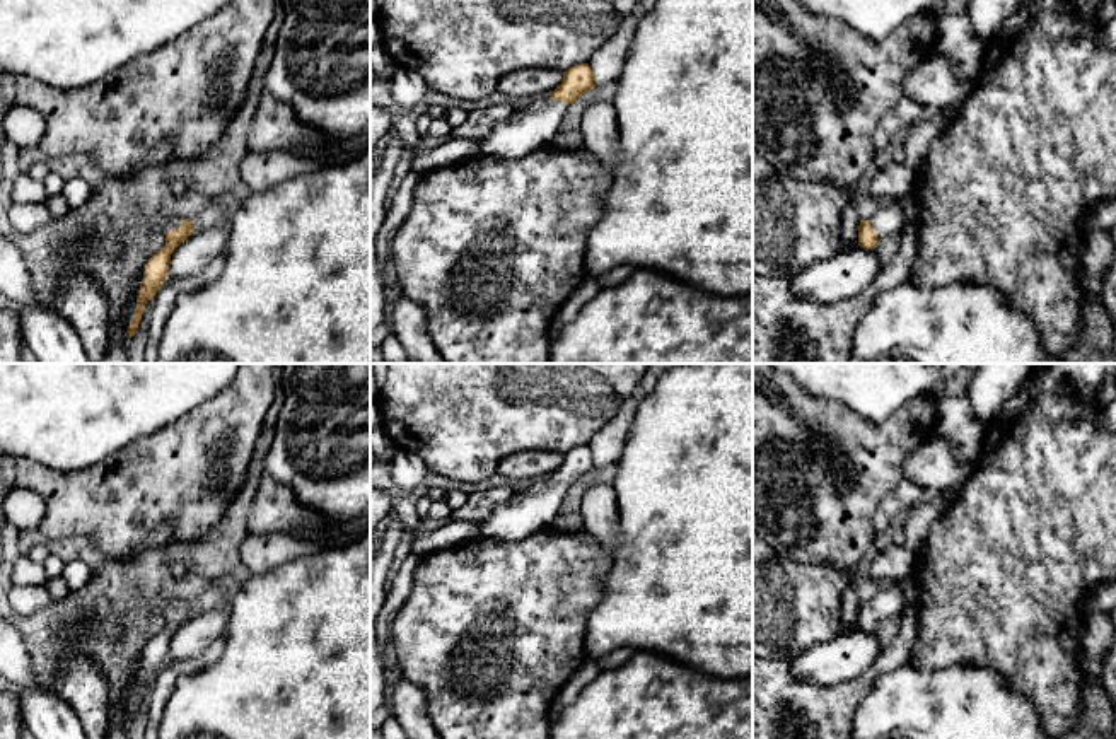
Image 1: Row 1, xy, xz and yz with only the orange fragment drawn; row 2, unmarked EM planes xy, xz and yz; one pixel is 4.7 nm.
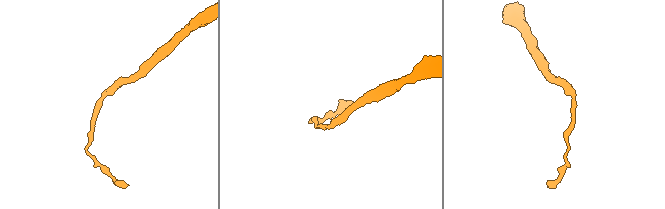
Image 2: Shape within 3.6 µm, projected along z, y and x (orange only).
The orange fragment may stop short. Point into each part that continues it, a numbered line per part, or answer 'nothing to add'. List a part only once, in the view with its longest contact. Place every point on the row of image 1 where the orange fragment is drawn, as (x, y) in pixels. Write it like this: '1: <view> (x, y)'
1: xy (162, 224)

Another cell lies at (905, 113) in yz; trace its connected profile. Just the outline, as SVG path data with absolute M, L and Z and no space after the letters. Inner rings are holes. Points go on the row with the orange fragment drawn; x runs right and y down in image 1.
M901 97L875 130L875 152L887 150L896 138L901 138L918 121L921 111L923 108L918 102Z

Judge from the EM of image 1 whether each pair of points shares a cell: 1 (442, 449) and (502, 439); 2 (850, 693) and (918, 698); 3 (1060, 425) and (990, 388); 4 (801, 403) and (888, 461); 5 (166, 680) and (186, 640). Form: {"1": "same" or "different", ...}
{"1": "same", "2": "different", "3": "different", "4": "same", "5": "different"}

